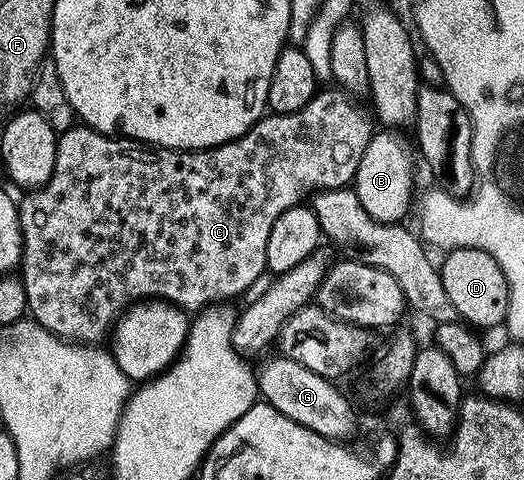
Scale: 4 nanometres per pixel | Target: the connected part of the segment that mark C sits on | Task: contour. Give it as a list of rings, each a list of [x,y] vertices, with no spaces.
[[[338,87],[322,88],[309,101],[307,107],[295,113],[262,116],[242,137],[236,137],[234,141],[222,145],[214,145],[211,149],[192,151],[146,147],[127,137],[101,133],[98,129],[88,127],[74,127],[60,134],[57,138],[55,167],[51,171],[51,179],[47,179],[47,183],[40,189],[26,192],[25,198],[20,198],[17,211],[17,218],[21,224],[21,265],[23,270],[25,269],[23,280],[29,304],[28,316],[65,341],[96,346],[104,337],[106,340],[110,336],[118,317],[130,305],[139,301],[169,301],[186,311],[200,311],[208,309],[210,305],[232,302],[232,297],[247,292],[264,273],[267,273],[269,236],[284,218],[287,210],[294,209],[296,205],[302,204],[306,198],[322,189],[344,189],[354,184],[360,159],[375,132],[374,118],[368,112],[365,114],[357,105],[360,104]]]

